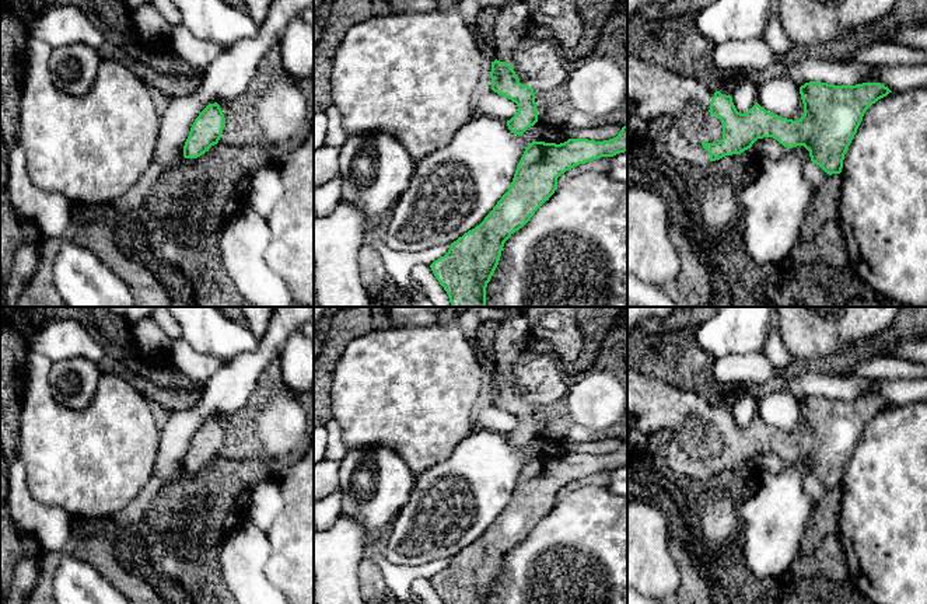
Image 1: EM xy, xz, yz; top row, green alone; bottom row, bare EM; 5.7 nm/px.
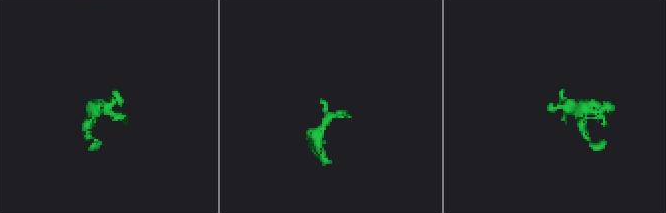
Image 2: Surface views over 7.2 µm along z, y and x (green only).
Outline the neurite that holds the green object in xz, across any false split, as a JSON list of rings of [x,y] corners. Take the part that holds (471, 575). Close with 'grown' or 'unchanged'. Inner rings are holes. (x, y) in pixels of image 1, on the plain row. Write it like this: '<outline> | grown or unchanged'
[[[627,440],[609,454],[569,453],[564,457],[532,455],[525,462],[508,505],[501,510],[493,524],[475,542],[465,547],[449,559],[448,566],[434,575],[430,582],[444,604],[486,604],[504,561],[504,556],[522,542],[535,526],[557,503],[557,492],[566,485],[601,472],[613,471],[627,465]]] | unchanged

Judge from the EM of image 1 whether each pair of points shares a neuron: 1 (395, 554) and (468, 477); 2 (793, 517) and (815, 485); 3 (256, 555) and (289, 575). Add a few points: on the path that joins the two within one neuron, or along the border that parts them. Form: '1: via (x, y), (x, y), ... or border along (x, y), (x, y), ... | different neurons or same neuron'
1: via (415, 536), (454, 496) | same neuron
2: border along (807, 474), (804, 488), (817, 500) | different neurons
3: border along (265, 531), (269, 545), (266, 576), (279, 589) | different neurons

